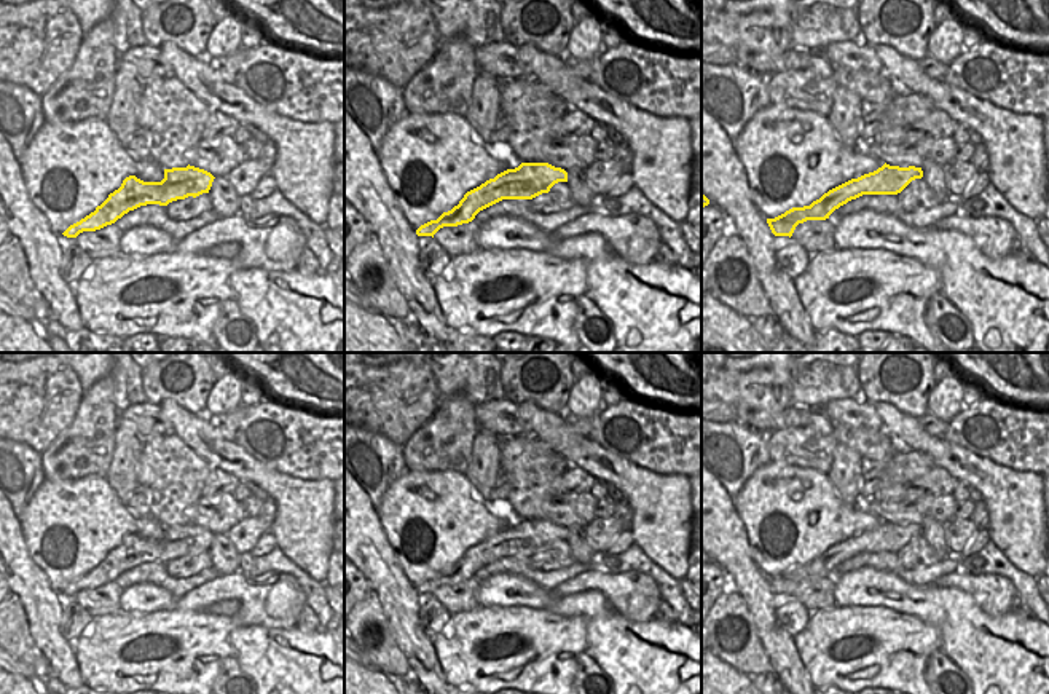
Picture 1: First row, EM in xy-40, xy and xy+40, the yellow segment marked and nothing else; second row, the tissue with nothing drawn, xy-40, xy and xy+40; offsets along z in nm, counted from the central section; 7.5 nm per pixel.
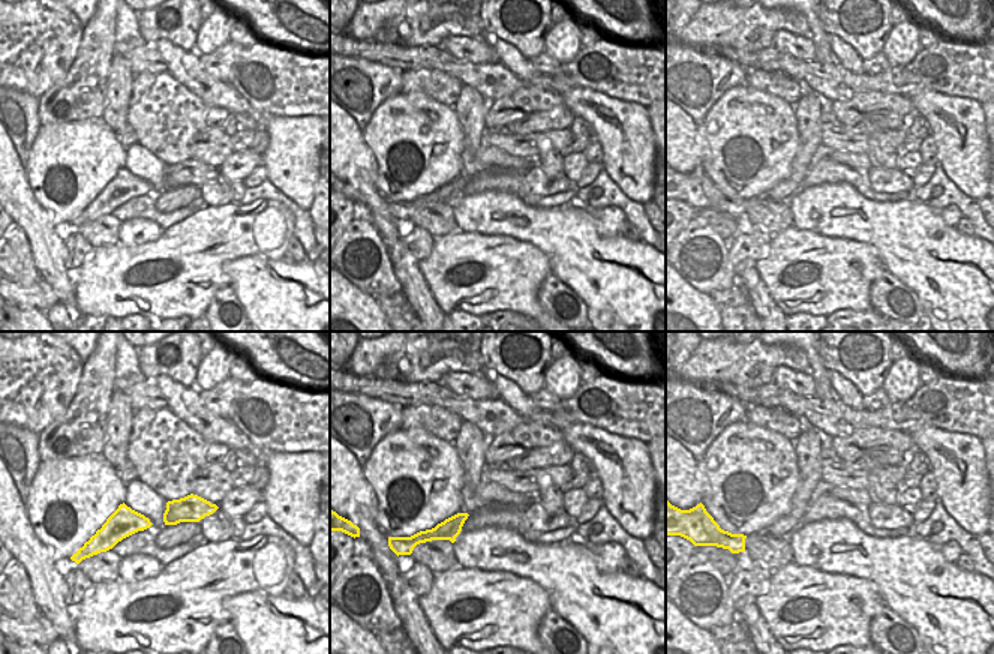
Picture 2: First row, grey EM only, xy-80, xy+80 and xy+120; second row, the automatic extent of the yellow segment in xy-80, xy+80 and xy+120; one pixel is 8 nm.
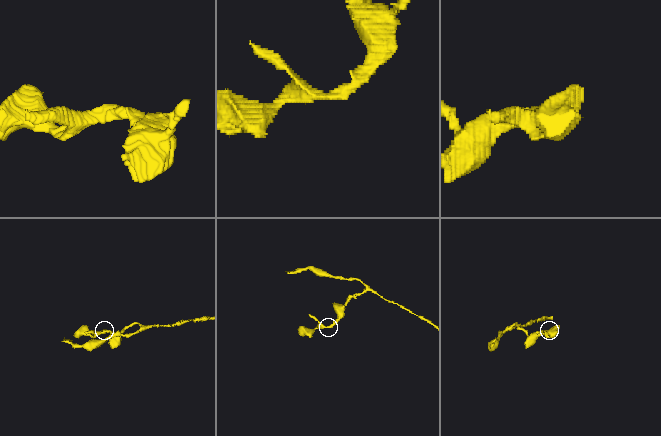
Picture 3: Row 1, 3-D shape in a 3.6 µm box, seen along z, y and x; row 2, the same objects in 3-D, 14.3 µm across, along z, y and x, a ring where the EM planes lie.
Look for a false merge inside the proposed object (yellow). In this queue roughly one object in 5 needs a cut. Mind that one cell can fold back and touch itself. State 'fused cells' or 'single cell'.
single cell

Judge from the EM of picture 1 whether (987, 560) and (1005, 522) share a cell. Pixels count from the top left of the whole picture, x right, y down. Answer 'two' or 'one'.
two

